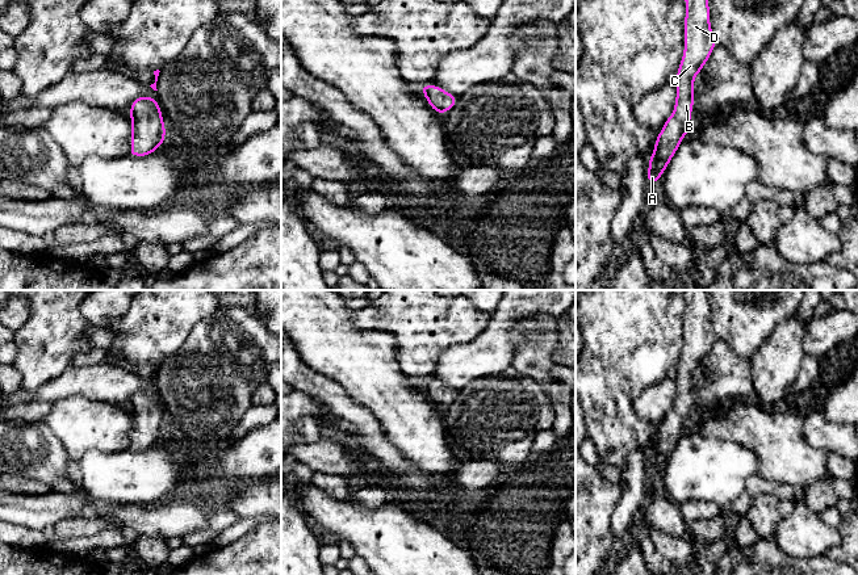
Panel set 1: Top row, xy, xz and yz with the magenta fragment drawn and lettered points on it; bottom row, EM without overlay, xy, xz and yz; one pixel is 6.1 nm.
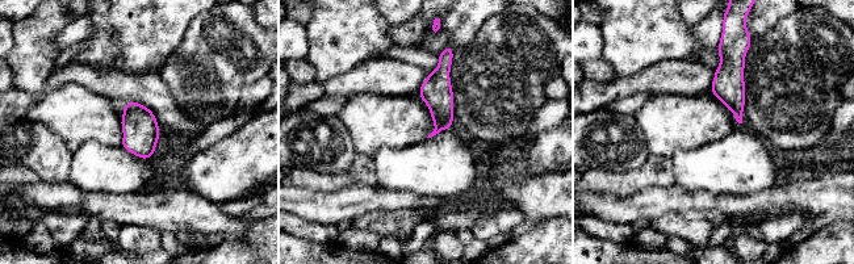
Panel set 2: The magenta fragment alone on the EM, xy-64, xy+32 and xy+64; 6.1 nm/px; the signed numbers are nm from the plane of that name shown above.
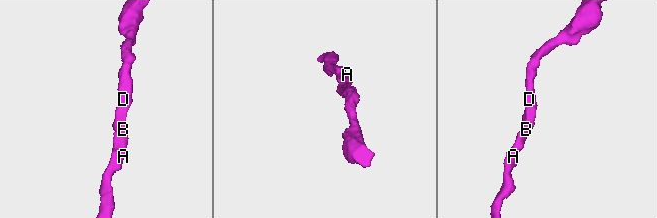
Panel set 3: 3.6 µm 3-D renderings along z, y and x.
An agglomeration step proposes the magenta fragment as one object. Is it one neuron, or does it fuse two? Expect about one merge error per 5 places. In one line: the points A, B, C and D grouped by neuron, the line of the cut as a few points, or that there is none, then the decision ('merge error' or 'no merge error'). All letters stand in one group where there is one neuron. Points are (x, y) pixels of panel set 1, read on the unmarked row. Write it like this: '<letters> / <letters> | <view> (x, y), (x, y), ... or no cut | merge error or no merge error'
A B C D | no cut | no merge error

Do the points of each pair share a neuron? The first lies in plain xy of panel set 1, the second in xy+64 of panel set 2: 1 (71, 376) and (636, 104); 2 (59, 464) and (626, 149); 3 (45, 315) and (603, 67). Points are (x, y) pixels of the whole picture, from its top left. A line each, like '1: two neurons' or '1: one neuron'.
1: two neurons
2: one neuron
3: two neurons

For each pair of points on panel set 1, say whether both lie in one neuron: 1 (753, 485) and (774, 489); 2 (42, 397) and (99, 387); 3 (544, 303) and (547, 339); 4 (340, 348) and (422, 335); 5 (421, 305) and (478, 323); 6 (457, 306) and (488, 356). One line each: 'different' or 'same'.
1: same
2: same
3: different
4: different
5: same
6: different

